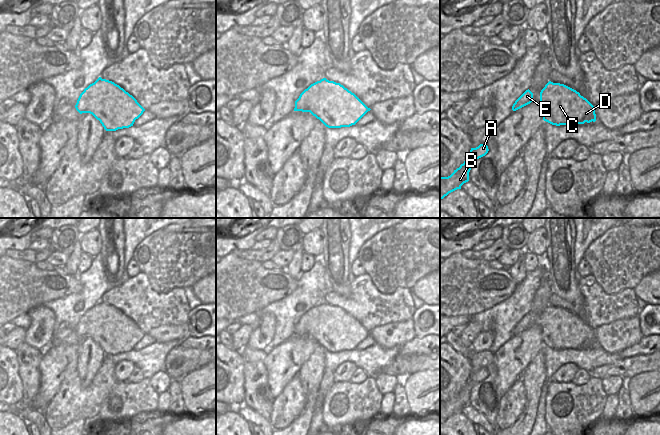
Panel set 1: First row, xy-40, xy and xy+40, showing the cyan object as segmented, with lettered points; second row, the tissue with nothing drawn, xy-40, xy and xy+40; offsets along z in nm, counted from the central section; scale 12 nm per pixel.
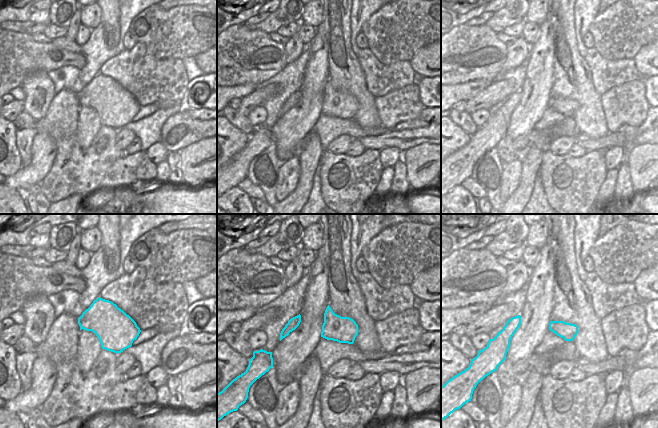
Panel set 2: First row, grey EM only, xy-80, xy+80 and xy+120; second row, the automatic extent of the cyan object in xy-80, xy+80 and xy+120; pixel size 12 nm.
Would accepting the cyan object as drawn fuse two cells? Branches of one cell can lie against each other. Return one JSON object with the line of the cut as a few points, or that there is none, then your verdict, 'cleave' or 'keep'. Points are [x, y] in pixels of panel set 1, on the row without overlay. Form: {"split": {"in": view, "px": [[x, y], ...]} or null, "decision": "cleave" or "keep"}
{"split": null, "decision": "keep"}

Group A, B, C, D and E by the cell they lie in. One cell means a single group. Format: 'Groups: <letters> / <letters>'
Groups: A B C D E

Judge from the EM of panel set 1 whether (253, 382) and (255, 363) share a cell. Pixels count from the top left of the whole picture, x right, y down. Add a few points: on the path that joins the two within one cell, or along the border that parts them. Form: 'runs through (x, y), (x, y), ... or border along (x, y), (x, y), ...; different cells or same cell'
runs through (253, 377), (254, 368); same cell

